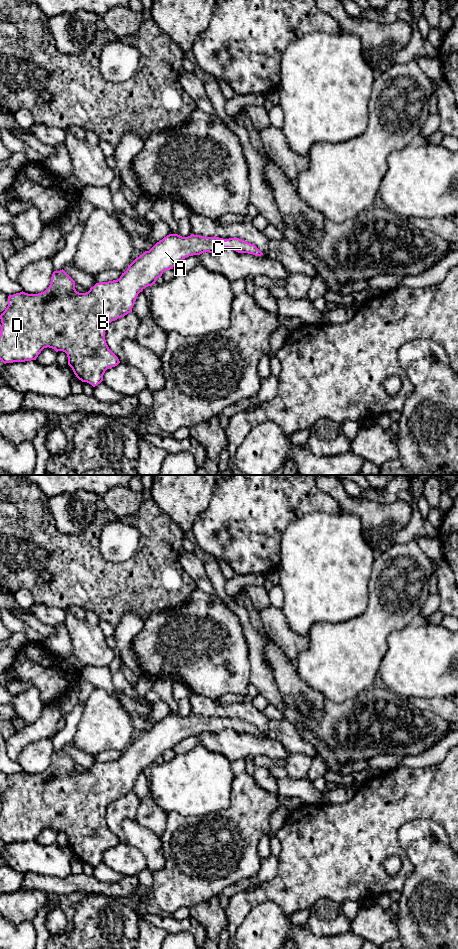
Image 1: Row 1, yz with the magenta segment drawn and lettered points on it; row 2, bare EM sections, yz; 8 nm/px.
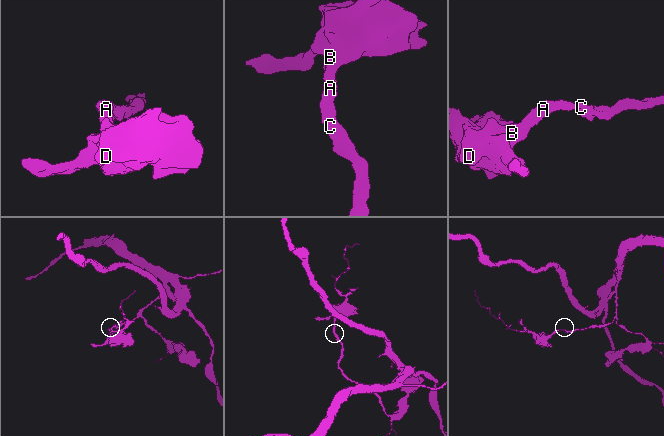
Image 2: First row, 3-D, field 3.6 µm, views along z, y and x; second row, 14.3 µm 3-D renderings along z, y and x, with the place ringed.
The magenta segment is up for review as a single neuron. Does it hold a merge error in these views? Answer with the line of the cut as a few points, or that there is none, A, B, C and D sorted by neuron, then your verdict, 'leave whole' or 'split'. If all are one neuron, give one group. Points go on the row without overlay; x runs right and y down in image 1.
cut none; groups A B C D; leave whole

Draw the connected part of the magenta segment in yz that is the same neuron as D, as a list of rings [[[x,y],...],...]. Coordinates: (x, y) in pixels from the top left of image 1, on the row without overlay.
[[[169,714],[157,722],[149,731],[137,737],[122,753],[119,759],[96,763],[86,773],[75,769],[75,761],[62,749],[54,751],[49,767],[38,774],[25,772],[8,776],[8,786],[0,795],[0,840],[6,843],[36,840],[44,828],[67,834],[68,845],[76,857],[93,867],[103,861],[103,855],[109,848],[117,846],[120,841],[109,829],[105,820],[107,806],[118,798],[132,792],[136,778],[146,767],[155,764],[166,750],[183,739],[204,732],[217,733],[231,728],[238,733],[261,736],[263,733],[251,723],[239,718],[223,719],[191,714],[182,717]]]

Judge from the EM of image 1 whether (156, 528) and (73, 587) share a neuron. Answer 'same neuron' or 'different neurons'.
same neuron

